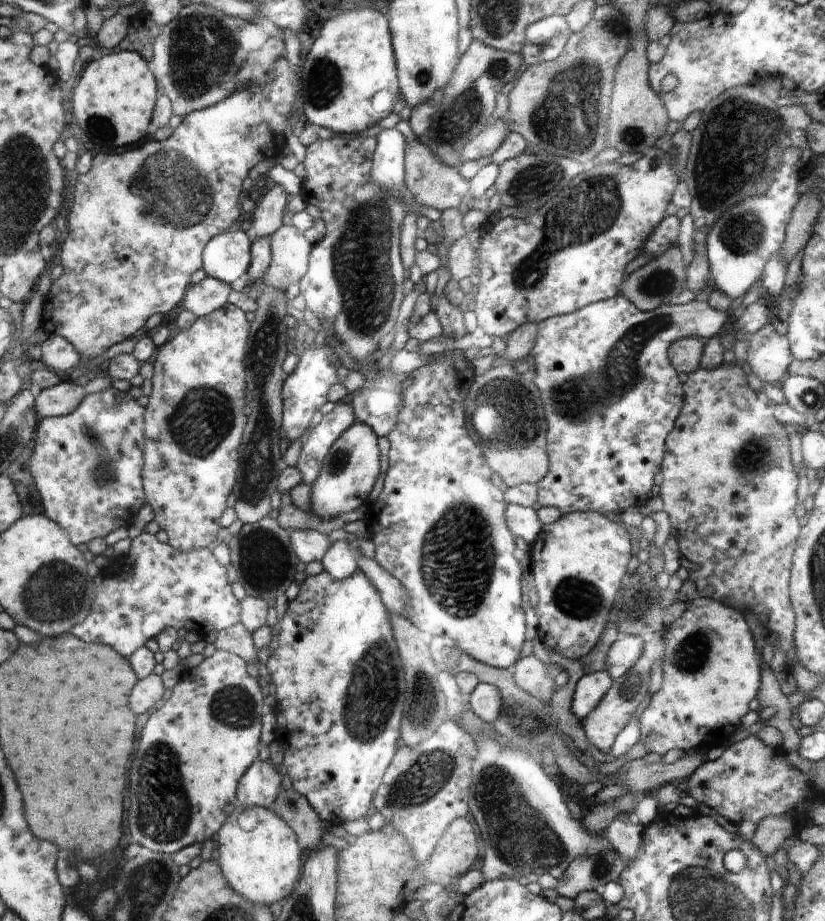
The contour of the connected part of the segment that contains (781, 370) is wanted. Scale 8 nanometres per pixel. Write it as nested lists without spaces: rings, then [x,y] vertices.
[[[772,322],[750,336],[745,361],[762,383],[779,385],[788,376],[794,357],[787,336],[780,336]]]

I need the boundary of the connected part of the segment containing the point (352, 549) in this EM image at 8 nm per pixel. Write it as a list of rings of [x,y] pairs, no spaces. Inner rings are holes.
[[[338,540],[327,550],[322,558],[324,571],[328,572],[332,579],[343,580],[359,571],[358,562],[363,556],[356,540]]]

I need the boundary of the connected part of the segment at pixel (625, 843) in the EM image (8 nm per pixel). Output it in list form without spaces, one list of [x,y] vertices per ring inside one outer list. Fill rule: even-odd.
[[[616,817],[610,822],[604,834],[612,848],[626,862],[638,857],[644,830],[642,824],[632,824],[632,822],[626,822],[625,817]]]

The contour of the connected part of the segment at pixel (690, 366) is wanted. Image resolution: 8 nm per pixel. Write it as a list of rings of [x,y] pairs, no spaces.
[[[687,337],[678,340],[669,349],[671,366],[680,374],[691,375],[699,368],[706,338]]]

